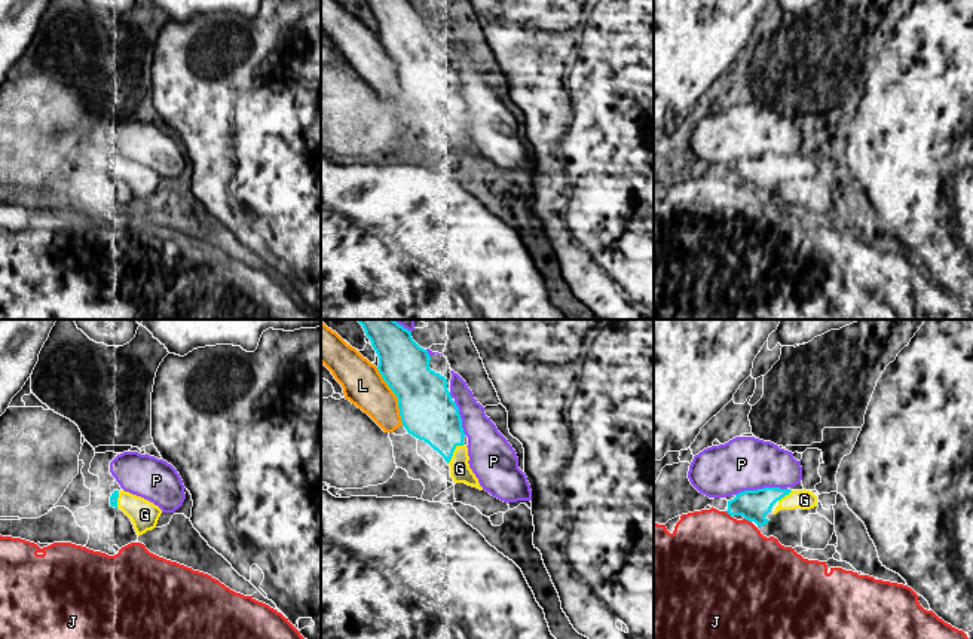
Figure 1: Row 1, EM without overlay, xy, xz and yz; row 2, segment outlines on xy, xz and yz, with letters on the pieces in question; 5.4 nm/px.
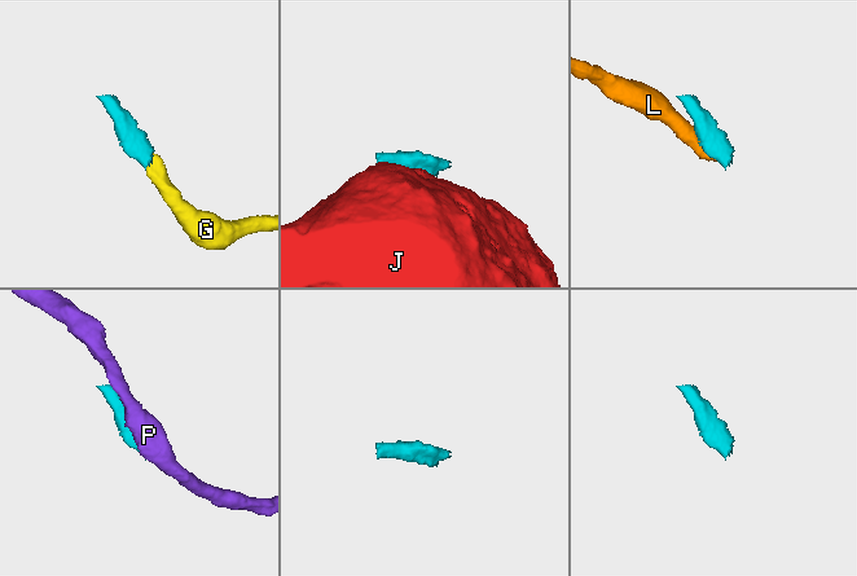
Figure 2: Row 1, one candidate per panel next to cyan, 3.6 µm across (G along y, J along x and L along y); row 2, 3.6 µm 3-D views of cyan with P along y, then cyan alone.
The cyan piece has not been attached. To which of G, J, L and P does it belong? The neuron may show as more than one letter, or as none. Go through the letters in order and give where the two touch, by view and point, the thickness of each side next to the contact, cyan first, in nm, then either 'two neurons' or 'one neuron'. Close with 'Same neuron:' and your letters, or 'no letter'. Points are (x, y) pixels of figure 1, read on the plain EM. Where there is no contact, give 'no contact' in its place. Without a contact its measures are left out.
G: meets cyan in xz at (453, 118); 300 nm thick on the cyan side, 110 nm on the other; one neuron
J: meets cyan in yz at (747, 186); 170 nm thick on the cyan side, 460 nm on the other; two neurons
L: meets cyan in xz at (397, 64); 300 nm thick on the cyan side, 220 nm on the other; two neurons
P: meets cyan in yz at (761, 156); 170 nm thick on the cyan side, 280 nm on the other; two neurons
Same neuron: G

